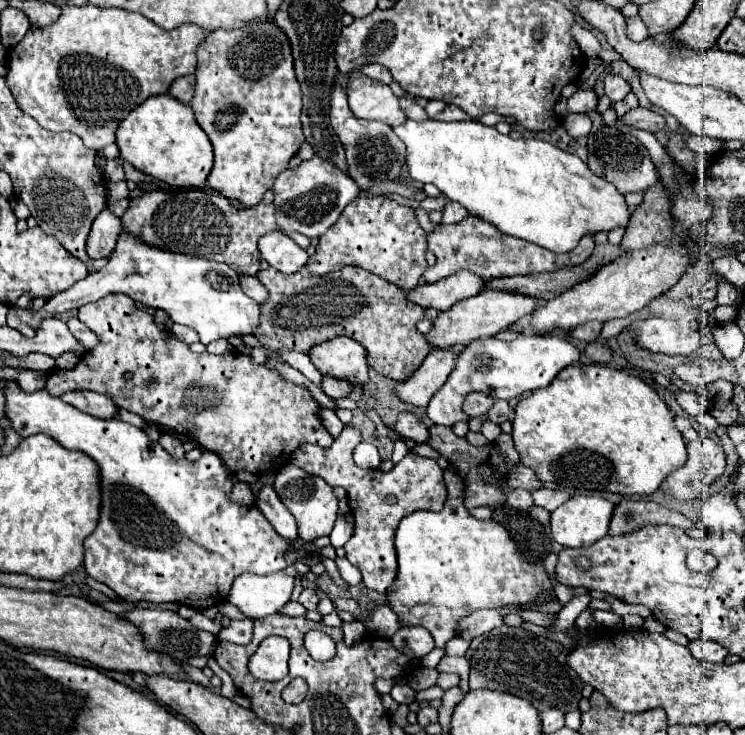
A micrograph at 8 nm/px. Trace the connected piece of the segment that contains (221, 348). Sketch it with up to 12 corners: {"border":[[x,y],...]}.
{"border":[[221,338],[206,346],[208,352],[224,354],[234,347]]}

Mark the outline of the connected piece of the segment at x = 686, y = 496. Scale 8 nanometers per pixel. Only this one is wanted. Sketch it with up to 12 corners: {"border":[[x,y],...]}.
{"border":[[712,437],[688,443],[688,461],[666,477],[668,493],[694,503],[724,475]]}

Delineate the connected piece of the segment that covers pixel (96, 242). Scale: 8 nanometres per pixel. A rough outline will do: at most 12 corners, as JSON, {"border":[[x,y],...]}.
{"border":[[104,209],[86,241],[90,259],[110,257],[122,221]]}

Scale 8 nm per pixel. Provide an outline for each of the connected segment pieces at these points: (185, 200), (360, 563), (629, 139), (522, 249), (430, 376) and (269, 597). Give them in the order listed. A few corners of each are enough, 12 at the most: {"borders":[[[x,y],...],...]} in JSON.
{"borders":[[[210,189],[140,197],[136,237],[258,273],[272,203]],[[344,427],[292,463],[344,487],[354,515],[346,559],[388,595],[398,523],[446,501],[442,469],[410,451],[392,471],[360,469]],[[600,127],[588,137],[588,167],[626,195],[658,181],[648,149]],[[470,215],[430,233],[426,283],[482,279],[582,265],[590,235],[558,255]],[[460,347],[430,351],[396,397],[426,407],[448,379]],[[238,575],[228,603],[246,617],[278,613],[292,595],[294,579]]]}

